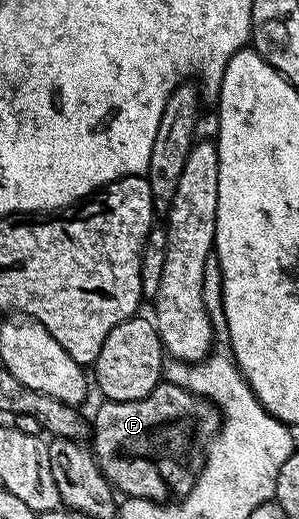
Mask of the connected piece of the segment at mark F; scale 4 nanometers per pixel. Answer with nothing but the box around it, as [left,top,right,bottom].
[92,382,220,502]

